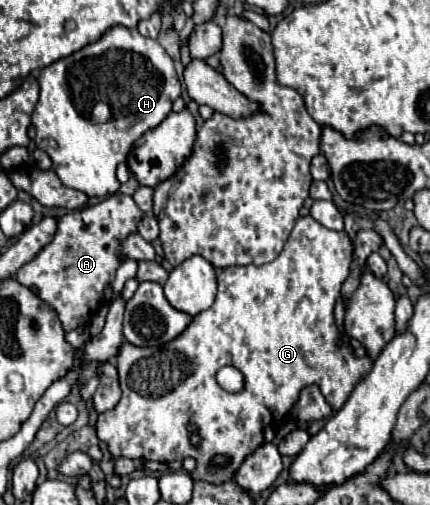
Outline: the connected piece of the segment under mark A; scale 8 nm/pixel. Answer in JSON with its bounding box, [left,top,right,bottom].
[17,191,143,331]

